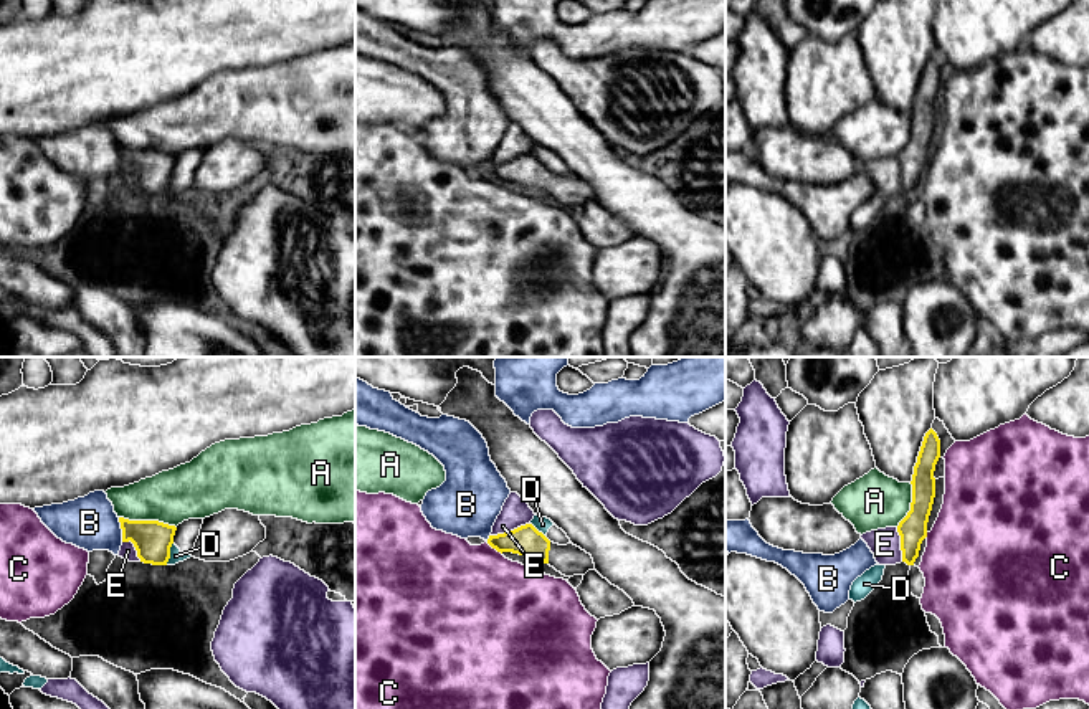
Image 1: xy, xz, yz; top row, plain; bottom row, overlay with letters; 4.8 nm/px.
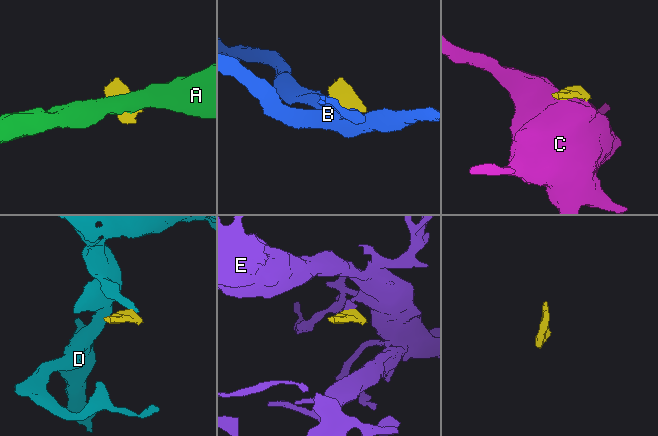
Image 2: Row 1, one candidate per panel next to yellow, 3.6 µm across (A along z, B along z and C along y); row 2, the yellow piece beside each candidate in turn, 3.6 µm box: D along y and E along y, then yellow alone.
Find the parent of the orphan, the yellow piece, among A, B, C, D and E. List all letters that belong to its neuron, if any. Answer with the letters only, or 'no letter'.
no letter

